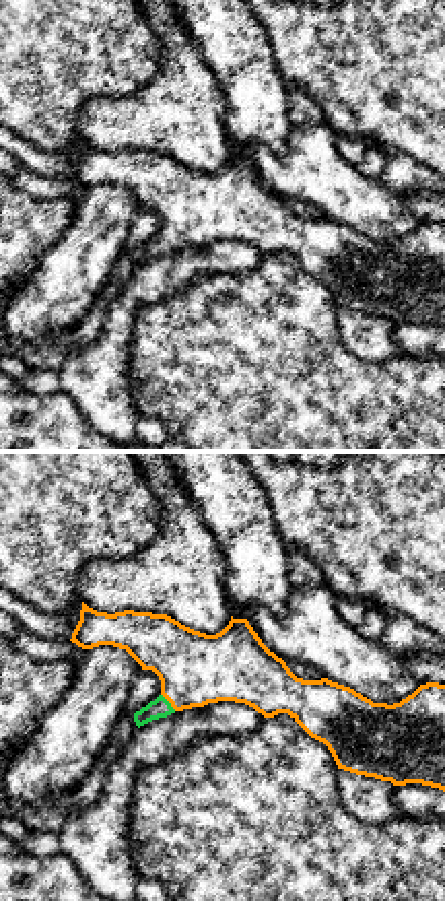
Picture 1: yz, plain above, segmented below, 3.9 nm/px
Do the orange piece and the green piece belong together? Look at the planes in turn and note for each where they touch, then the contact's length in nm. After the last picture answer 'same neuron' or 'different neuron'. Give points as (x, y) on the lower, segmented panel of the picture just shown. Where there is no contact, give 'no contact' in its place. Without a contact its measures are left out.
contact (167, 699); length 90 nm

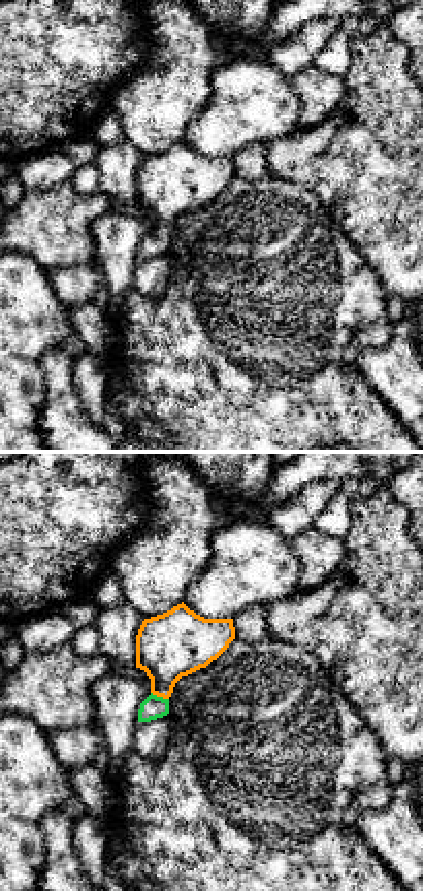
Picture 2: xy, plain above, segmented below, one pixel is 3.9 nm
contact (159, 696); length 80 nm

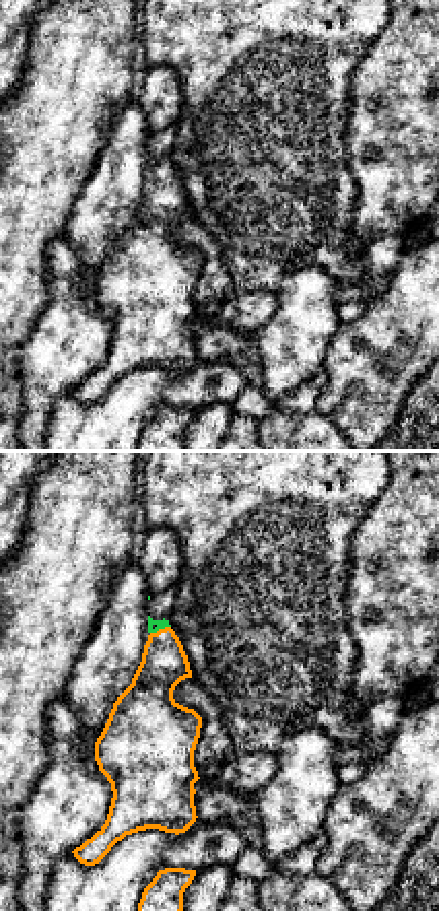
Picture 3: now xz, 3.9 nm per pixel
contact (159, 629); length 90 nm

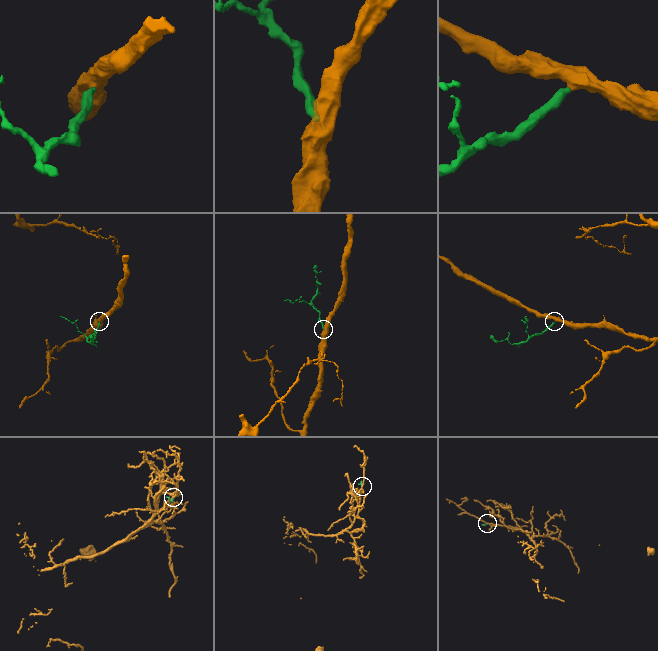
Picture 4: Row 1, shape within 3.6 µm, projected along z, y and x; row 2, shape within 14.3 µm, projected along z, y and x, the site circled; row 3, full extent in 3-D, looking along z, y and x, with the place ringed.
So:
same neuron

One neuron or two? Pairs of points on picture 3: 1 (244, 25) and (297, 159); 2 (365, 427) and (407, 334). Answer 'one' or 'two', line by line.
1: one
2: one

